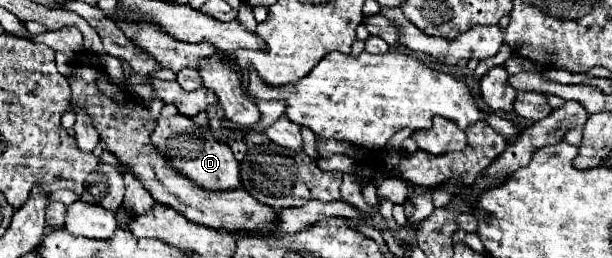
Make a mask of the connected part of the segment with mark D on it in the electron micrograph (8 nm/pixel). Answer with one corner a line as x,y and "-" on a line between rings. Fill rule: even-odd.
175,115
169,119
159,117
157,127
151,133
151,141
175,169
179,169
183,175
187,175
203,189
227,191
237,189
241,185
239,163
233,157
233,151
229,149
227,143
221,143
221,139
217,139
217,135
209,131
209,127
199,127
183,115

